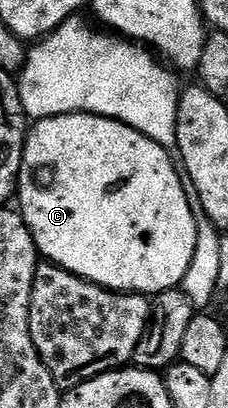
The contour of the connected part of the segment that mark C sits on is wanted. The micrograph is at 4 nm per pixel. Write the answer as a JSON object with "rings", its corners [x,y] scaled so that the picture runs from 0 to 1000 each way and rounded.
{"rings":[[[254,279],[228,289],[167,292],[118,321],[118,350],[83,424],[75,505],[145,578],[154,610],[202,640],[232,642],[338,676],[382,681],[469,711],[675,725],[728,711],[798,703],[811,667],[829,667],[829,647],[846,647],[846,618],[864,608],[864,549],[846,529],[846,510],[829,510],[829,490],[811,480],[807,444],[807,429],[772,390],[728,363],[654,343],[654,333],[566,314],[544,299],[447,289],[439,279]]]}

